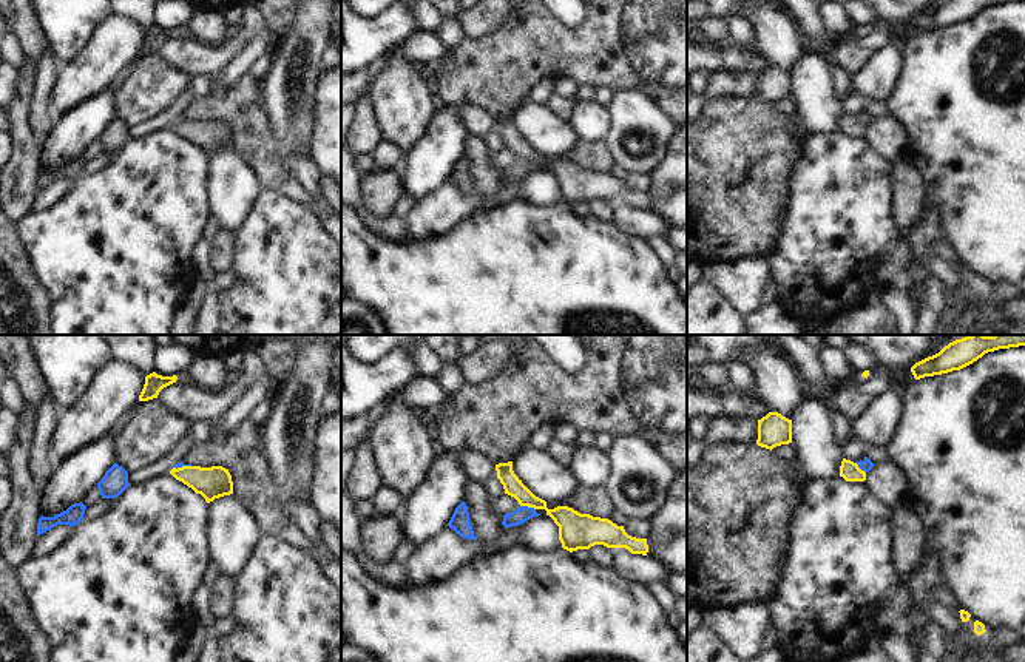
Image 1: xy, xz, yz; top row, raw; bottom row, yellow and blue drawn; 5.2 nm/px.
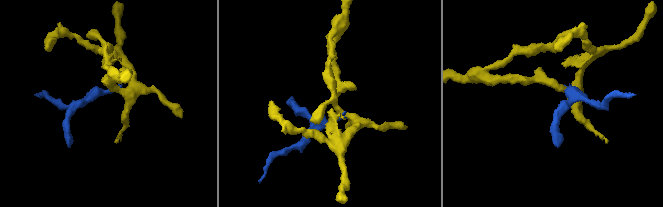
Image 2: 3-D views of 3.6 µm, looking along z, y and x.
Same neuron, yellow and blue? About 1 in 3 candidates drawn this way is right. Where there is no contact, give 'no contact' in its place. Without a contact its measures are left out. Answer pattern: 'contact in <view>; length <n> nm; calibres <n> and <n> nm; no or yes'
contact in xz; length 80 nm; calibres 140 and 80 nm; no

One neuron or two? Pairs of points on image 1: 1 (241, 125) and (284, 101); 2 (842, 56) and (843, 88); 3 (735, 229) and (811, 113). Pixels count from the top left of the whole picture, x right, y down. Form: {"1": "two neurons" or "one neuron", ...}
{"1": "two neurons", "2": "two neurons", "3": "two neurons"}

